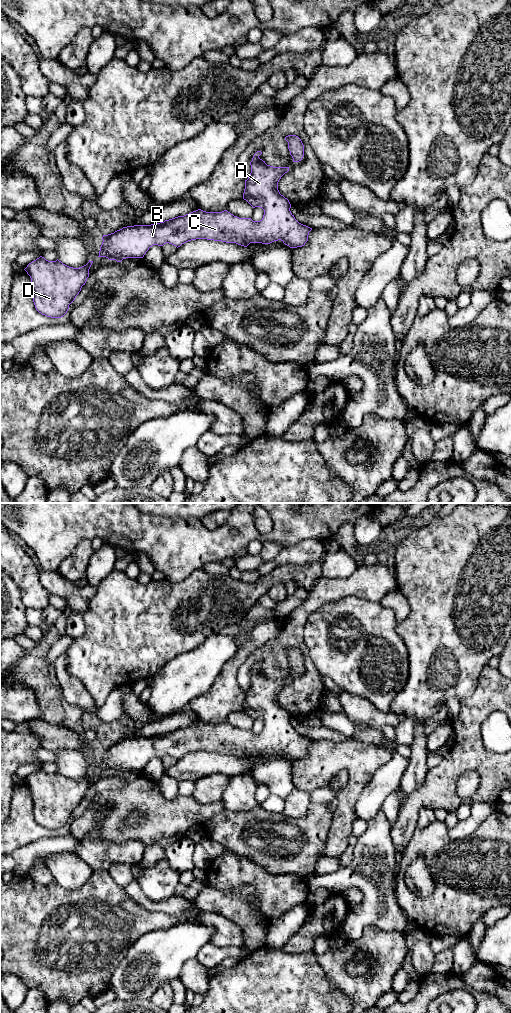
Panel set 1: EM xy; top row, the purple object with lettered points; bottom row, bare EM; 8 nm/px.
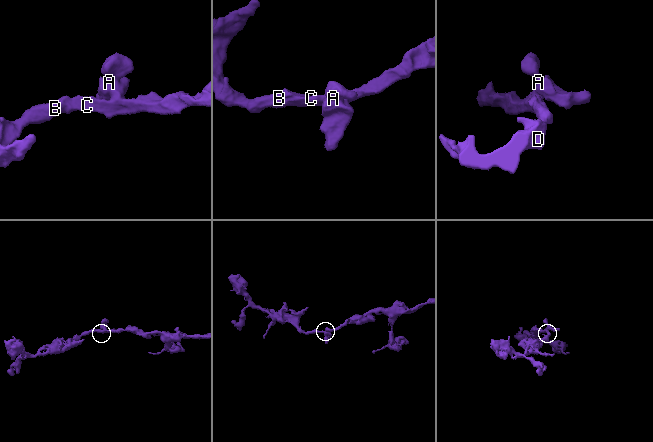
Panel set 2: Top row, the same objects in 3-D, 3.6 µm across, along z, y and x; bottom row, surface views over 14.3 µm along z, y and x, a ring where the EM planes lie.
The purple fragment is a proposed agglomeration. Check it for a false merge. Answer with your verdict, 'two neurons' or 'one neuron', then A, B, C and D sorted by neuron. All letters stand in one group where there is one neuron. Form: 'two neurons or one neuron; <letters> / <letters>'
one neuron; A B C D

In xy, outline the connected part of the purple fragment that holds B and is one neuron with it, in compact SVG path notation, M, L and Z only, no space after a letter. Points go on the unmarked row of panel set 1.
M257 663L250 674L251 685L248 691L245 692L243 705L243 711L253 720L260 719L264 722L263 730L260 733L253 733L251 730L239 730L227 722L206 724L198 721L164 734L151 737L127 738L114 745L103 747L98 769L106 769L117 774L121 774L126 770L143 770L153 757L163 758L169 755L178 760L182 756L196 751L236 755L244 759L247 759L250 755L270 756L278 752L281 752L290 760L304 758L308 753L308 747L312 740L299 735L295 731L290 723L291 716L289 712L281 707L278 702L278 694L289 683L289 679L267 677L265 673L259 670L261 666L261 663Z

